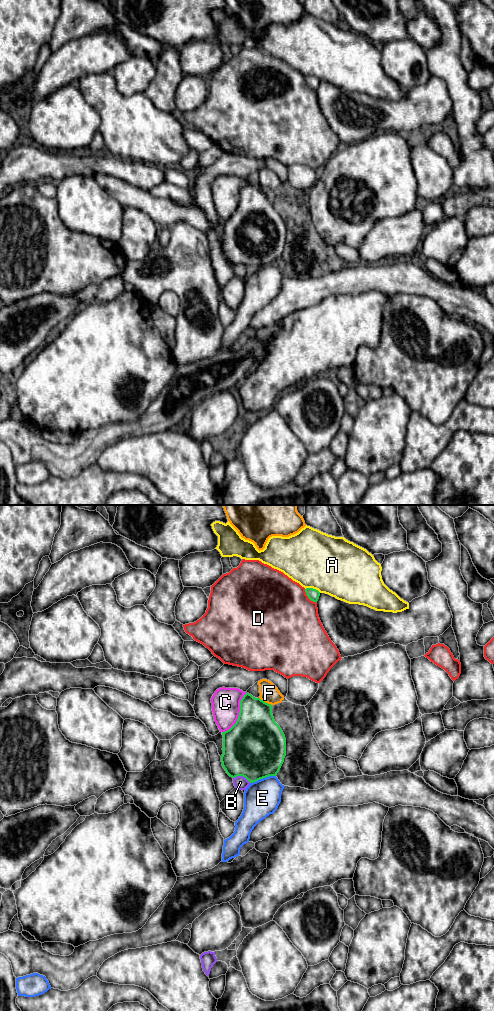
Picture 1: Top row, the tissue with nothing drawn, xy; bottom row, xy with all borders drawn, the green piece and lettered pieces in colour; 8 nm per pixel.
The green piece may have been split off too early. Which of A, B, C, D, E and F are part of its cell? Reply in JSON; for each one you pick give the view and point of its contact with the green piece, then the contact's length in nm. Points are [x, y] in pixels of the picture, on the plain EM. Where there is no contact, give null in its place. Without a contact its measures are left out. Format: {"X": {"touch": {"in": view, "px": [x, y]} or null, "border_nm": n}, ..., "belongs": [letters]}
{"belongs": []}

